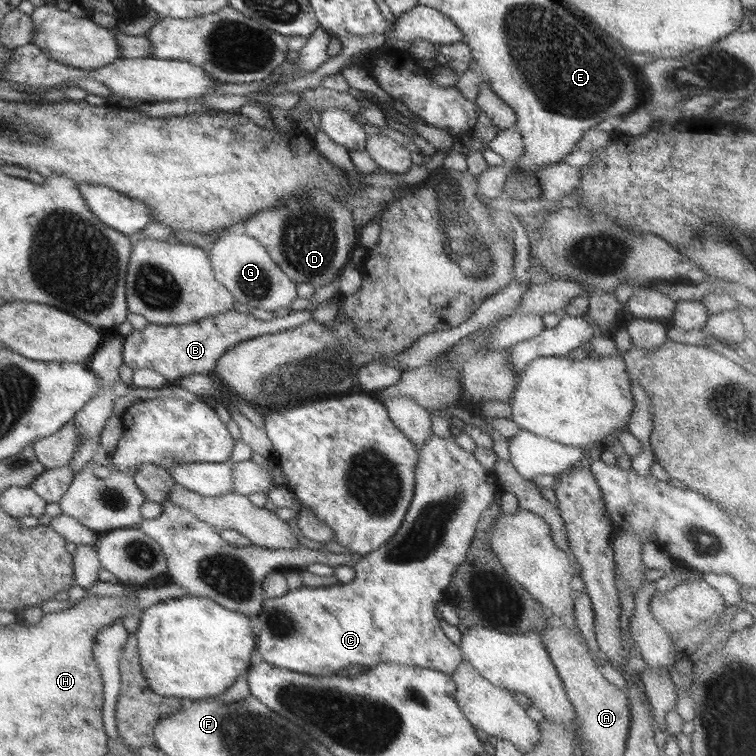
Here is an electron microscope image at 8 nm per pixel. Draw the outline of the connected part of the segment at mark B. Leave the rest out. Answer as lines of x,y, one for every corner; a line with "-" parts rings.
309,307
307,310
294,311
283,318
275,317
272,321
260,321
250,314
240,314
240,312
232,309
232,311
228,311
228,313
186,325
176,326
149,323
146,326
146,329
142,331
134,329
132,334
124,337
124,344
122,344
122,360
126,366
130,366
133,370
138,370
140,368
153,370
154,372
161,374
168,380
169,384
171,384
174,380
180,382
182,379
188,378
193,374
204,374
211,371
213,366
220,360
221,355
224,354
228,348
234,346
234,344
238,344
238,342
266,334
276,334
279,331
284,331
312,320
312,307

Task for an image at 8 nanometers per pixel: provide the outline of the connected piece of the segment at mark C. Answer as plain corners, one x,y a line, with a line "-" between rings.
437,434
429,436
427,442
417,449
418,462
415,466
416,475
416,488
414,498
412,499
410,508
404,517
404,522
392,535
392,538
385,542
385,544
378,550
374,550
371,554
360,558
355,564
355,577
352,582
340,583
336,585
329,585
327,587
307,587
302,585
296,590
289,590
282,596
272,598
264,596
262,610
257,614
262,629
257,636
256,650
261,654
261,657
272,666
292,670
300,674
308,674
310,676
324,677
327,675
334,675
340,672
342,668
348,666
376,666
380,662
395,662
402,666
417,666
418,668
427,668
443,672
444,674
451,675
463,660
461,648
450,641
444,631
440,627
440,619
436,617
437,604
443,600
443,594
448,585
451,583
455,570
467,559
468,551
471,548
471,542
476,534
477,524
484,512
490,509
494,504
493,500
495,492
500,491
498,485
498,478
492,471
486,471
480,466
480,463
475,459
474,452
466,452
457,445
454,436
447,438
440,438

